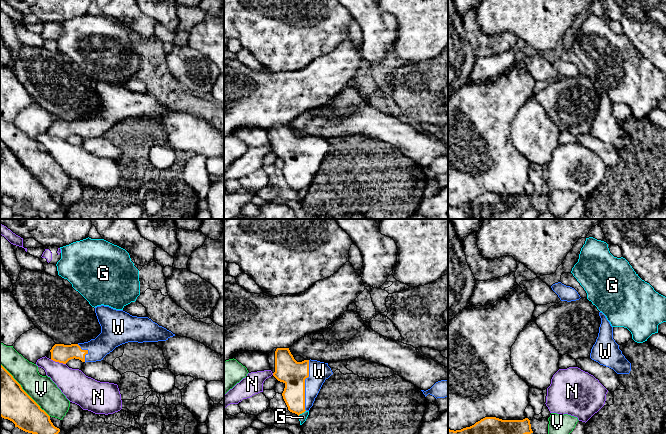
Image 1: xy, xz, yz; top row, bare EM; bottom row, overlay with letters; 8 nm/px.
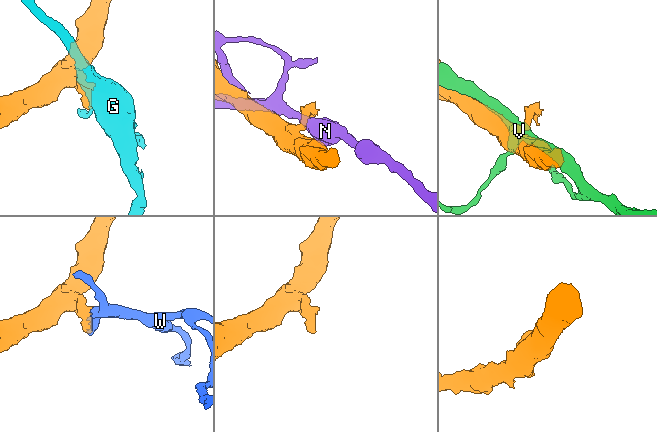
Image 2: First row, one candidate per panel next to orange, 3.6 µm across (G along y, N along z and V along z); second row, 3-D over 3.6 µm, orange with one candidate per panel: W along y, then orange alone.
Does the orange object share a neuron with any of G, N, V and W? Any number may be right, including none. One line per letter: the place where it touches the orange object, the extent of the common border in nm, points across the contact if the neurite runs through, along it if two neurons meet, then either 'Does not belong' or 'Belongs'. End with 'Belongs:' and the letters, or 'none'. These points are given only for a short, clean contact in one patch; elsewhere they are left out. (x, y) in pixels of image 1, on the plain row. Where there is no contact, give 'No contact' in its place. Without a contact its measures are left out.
G: Touches orange at xz (301, 189). Shared border 80 nm. Does not belong
N: Touches orange at xy (58, 137). Shared border 130 nm. Does not belong
V: Touches orange at xy (23, 166). Shared border 600 nm. Does not belong
W: Touches orange at xz (304, 161). Shared border 400 nm. Belongs
Belongs: W

